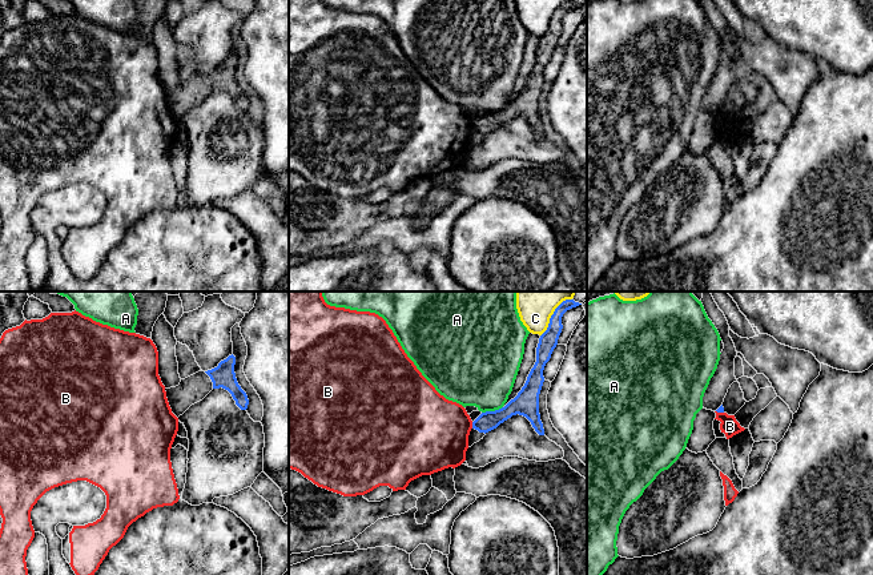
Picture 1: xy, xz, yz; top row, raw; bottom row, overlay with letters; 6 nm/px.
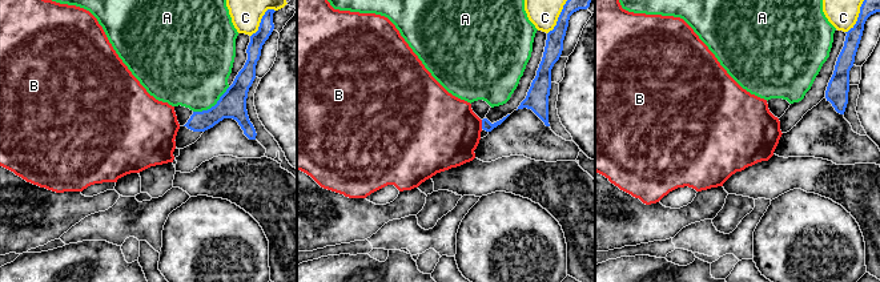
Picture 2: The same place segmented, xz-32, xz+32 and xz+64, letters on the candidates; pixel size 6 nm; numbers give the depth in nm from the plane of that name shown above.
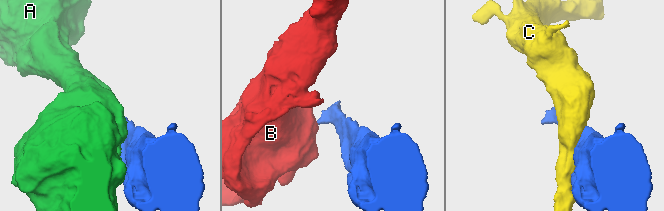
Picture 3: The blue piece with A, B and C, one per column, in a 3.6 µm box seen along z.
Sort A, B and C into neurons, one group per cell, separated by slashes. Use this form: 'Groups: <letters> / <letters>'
Groups: A / B / C

